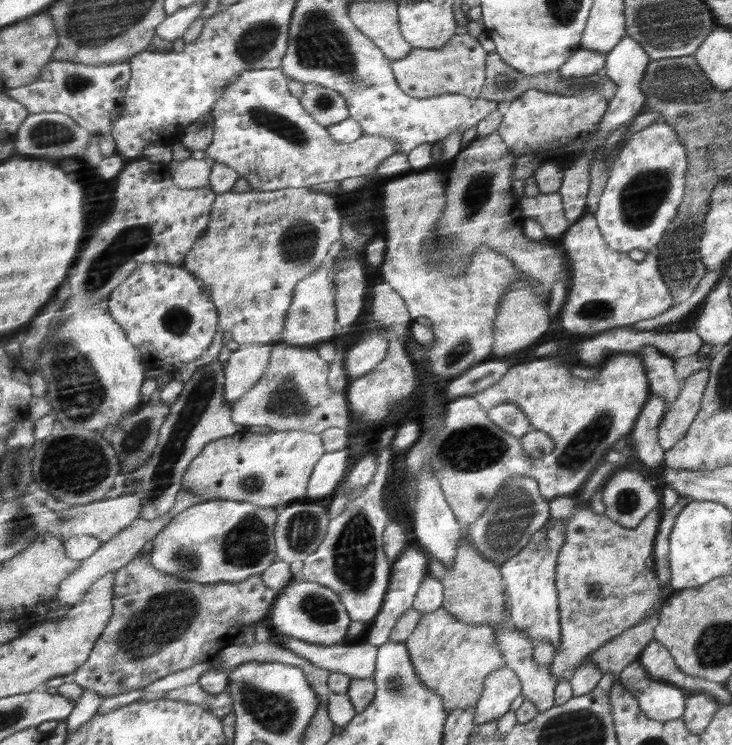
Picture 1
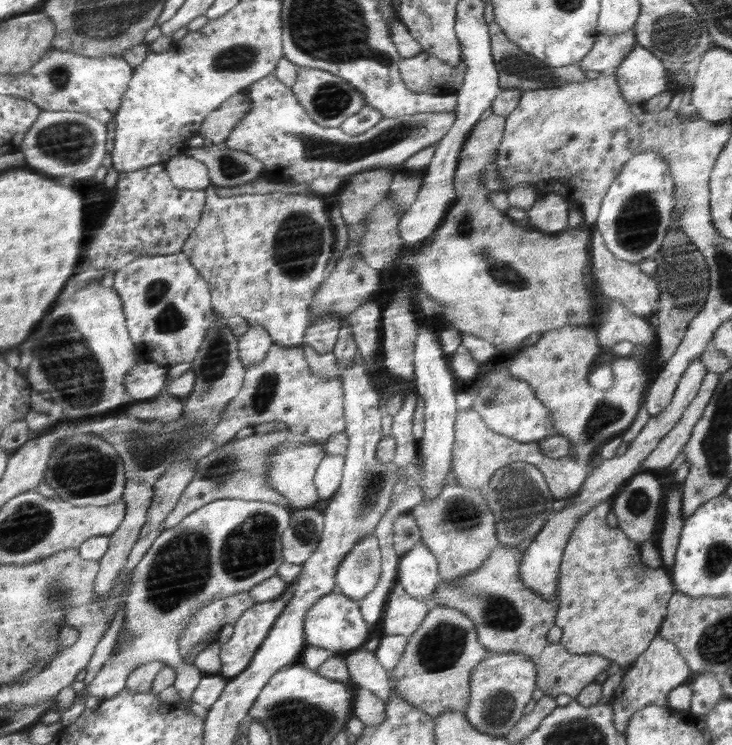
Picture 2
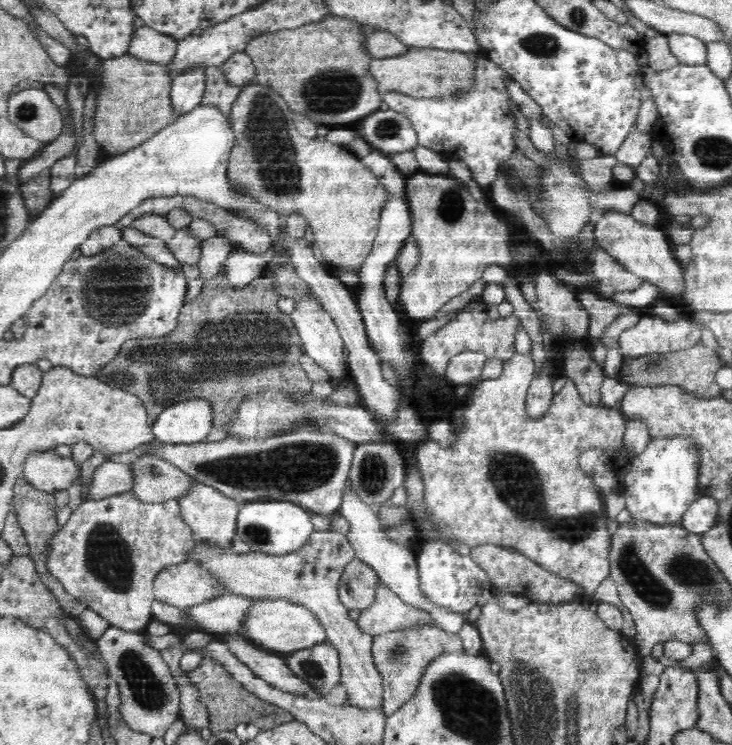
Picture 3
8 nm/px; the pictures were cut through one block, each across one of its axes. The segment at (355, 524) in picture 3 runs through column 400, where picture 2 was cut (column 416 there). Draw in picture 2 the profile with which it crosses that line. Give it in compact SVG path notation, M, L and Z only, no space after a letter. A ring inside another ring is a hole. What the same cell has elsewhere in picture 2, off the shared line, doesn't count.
M419 541L410 551L400 557L396 581L404 587L406 594L429 601L441 584L436 557Z

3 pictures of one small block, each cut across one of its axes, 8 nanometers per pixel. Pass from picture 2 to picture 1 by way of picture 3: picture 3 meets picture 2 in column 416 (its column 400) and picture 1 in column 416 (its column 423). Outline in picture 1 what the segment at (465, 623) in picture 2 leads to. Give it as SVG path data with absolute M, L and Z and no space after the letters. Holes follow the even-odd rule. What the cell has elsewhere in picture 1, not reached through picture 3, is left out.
M444 608L423 614L416 628L405 640L410 662L417 671L418 680L430 690L438 692L445 703L446 714L474 706L484 689L488 674L506 666L506 660L496 644L493 629L480 623L464 623L447 613Z

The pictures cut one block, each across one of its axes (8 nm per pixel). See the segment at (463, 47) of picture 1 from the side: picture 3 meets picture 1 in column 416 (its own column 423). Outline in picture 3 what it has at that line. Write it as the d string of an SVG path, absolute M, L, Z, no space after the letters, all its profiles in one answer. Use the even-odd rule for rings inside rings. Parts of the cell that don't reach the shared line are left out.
M415 48L408 54L392 58L382 58L373 63L374 77L378 81L379 93L402 91L415 99L436 98L437 95L451 95L467 89L476 71L475 62L467 54L438 48Z

